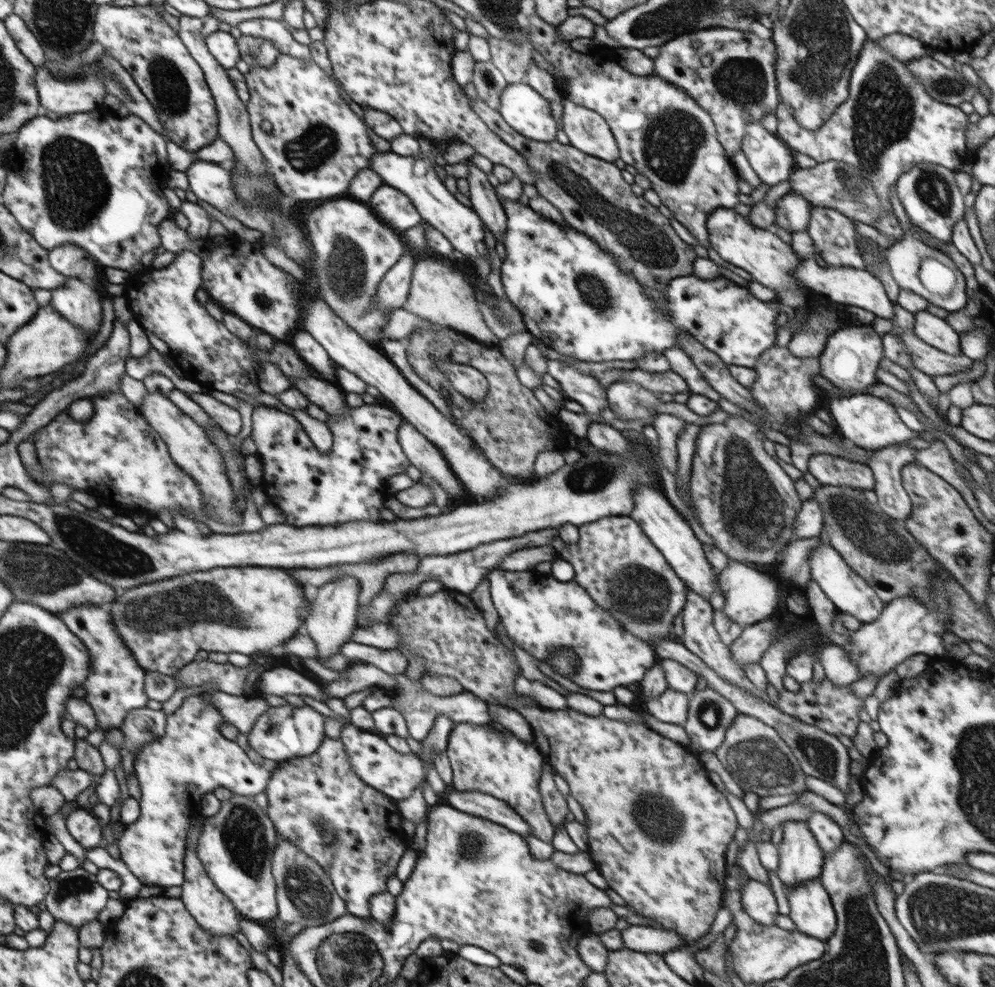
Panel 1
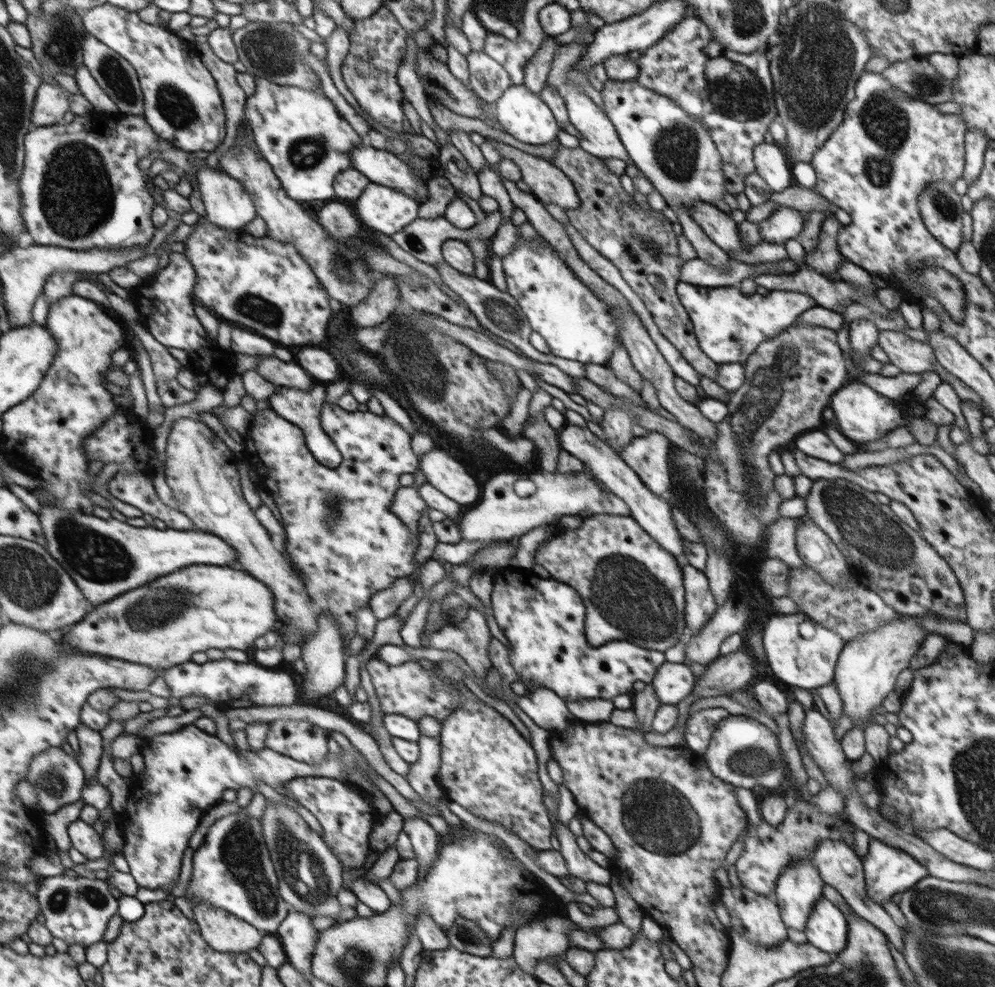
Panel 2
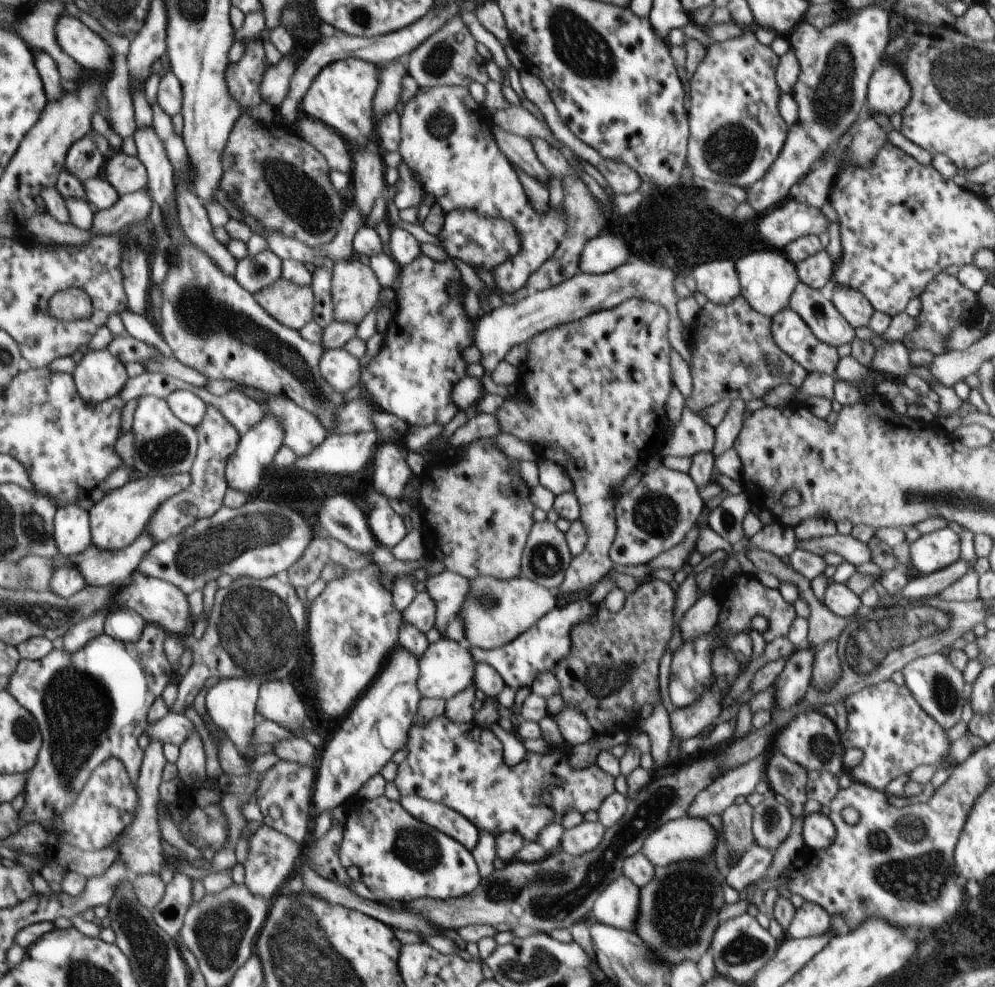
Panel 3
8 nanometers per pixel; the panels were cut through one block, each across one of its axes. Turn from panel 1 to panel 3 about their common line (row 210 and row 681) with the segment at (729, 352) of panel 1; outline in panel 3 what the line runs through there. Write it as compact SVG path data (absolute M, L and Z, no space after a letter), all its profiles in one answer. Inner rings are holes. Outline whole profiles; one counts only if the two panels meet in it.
M582 598L576 602L568 602L561 608L555 607L548 612L539 622L536 622L524 634L518 636L508 644L494 649L482 649L479 647L469 646L470 656L474 658L475 664L490 664L490 667L500 674L500 678L504 680L505 685L514 691L521 689L530 690L532 682L536 680L536 676L540 672L553 672L560 658L566 658L570 654L570 632L572 626L576 626L580 622L588 622L590 618L594 618L594 614L598 612L598 605L592 604Z

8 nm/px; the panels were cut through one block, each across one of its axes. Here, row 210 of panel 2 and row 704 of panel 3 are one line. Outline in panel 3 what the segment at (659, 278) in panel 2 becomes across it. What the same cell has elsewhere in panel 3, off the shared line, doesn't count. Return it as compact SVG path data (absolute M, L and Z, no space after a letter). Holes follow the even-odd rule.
M652 579L640 584L634 592L626 593L625 604L620 611L610 612L600 604L594 618L572 626L570 654L558 660L552 673L560 682L565 706L578 708L586 716L595 735L613 736L618 732L630 730L636 720L641 719L641 708L644 704L660 702L659 664L674 630L674 596L676 594L668 582Z

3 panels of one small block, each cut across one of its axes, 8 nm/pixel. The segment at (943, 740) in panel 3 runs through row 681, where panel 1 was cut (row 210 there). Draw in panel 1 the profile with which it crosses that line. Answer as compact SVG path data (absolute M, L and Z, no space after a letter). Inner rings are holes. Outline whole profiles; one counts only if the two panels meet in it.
M870 38L860 49L848 88L850 88L848 100L840 104L817 130L803 128L795 121L794 112L788 104L779 100L774 113L778 120L776 135L795 153L806 154L814 158L817 164L832 160L838 162L841 170L848 168L854 171L854 176L860 175L864 180L870 181L883 208L883 216L874 228L881 234L888 235L892 241L900 241L903 231L892 210L890 186L897 184L900 175L910 171L912 166L920 162L932 162L956 171L968 156L964 132L968 128L969 116L964 114L959 107L938 102L932 98L924 89L921 80L908 69L908 62L896 59L880 43Z

